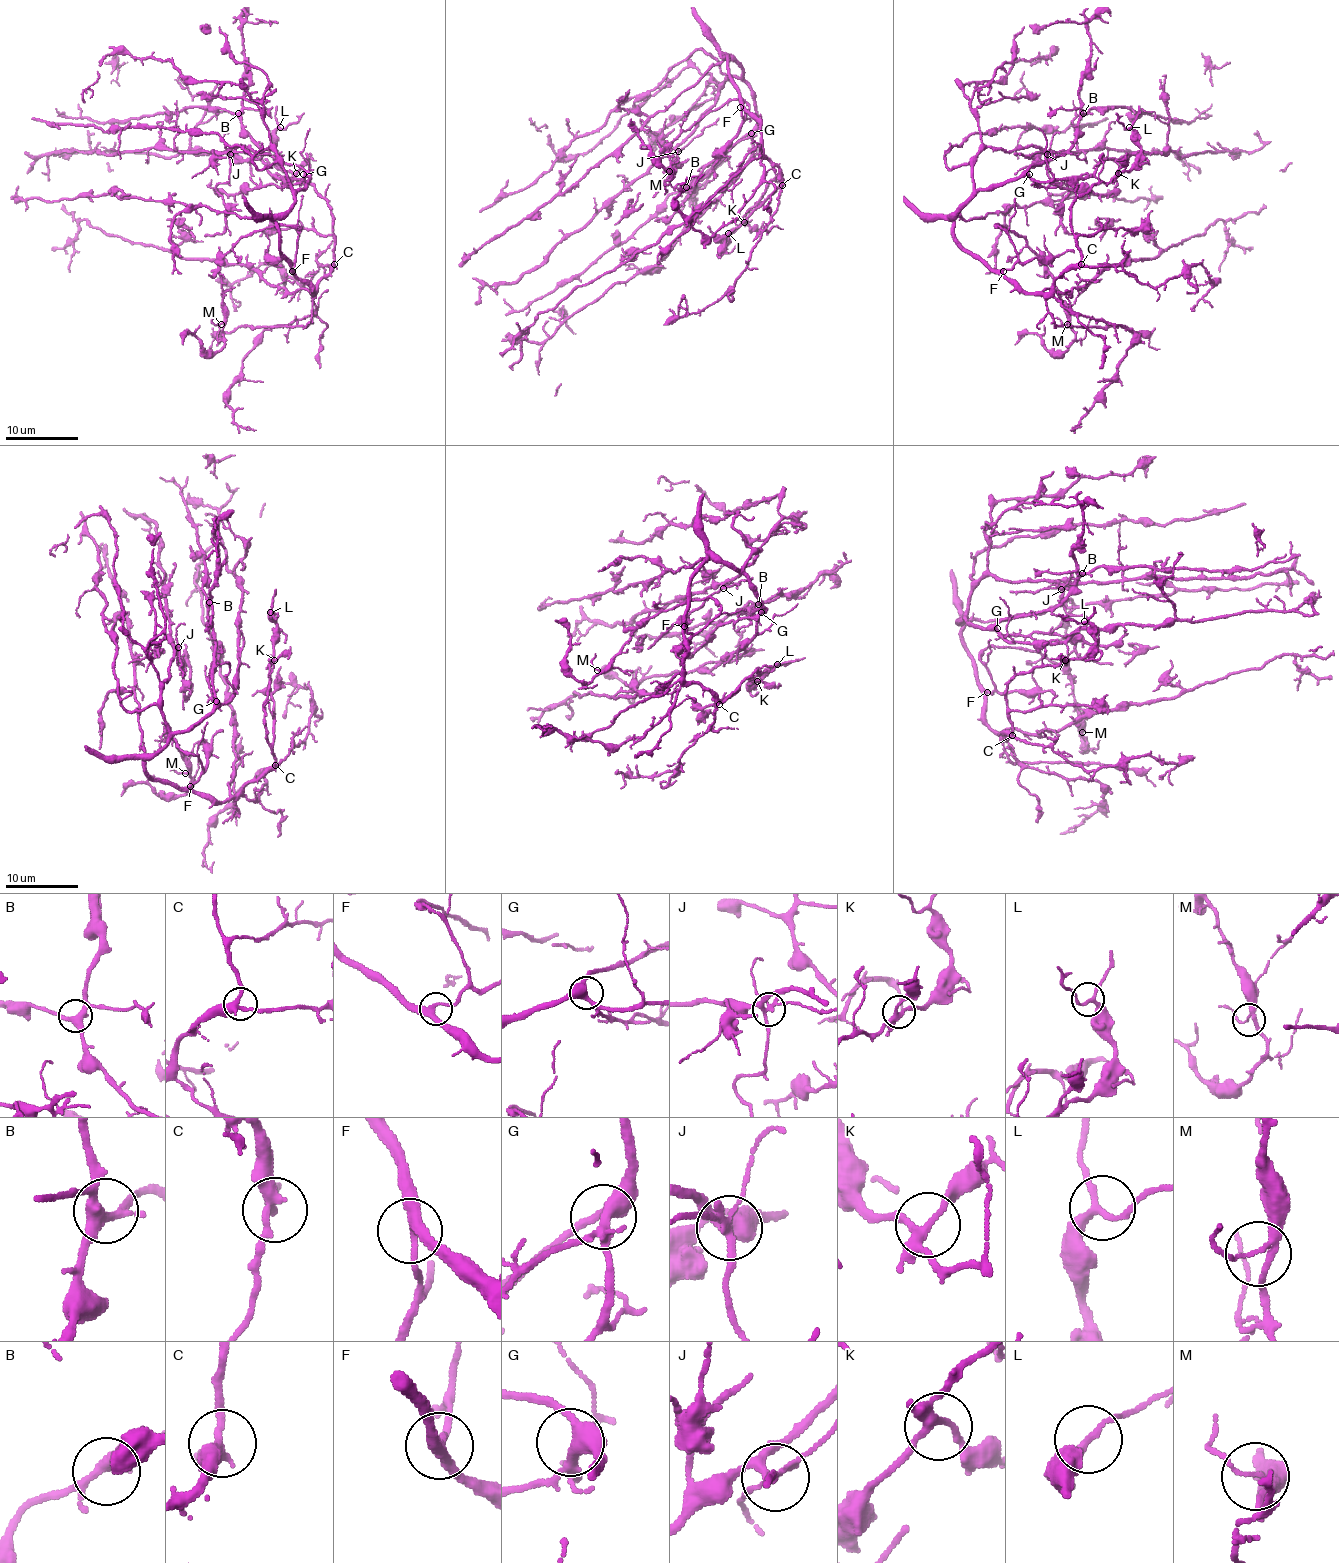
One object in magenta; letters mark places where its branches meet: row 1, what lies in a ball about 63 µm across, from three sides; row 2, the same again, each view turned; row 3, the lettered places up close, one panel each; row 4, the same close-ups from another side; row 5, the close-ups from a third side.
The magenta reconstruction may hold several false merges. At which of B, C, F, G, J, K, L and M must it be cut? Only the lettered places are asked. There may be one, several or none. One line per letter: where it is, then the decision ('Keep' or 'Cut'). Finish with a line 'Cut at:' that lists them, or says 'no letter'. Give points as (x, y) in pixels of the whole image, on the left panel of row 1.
B: Place: (238, 113). Keep
C: Place: (334, 264). Keep
F: Place: (292, 271). Keep
G: Place: (303, 174). Keep
J: Place: (230, 154). Keep
K: Place: (296, 173). Keep
L: Place: (280, 127). Keep
M: Place: (221, 324). Keep
Cut at: no letter

